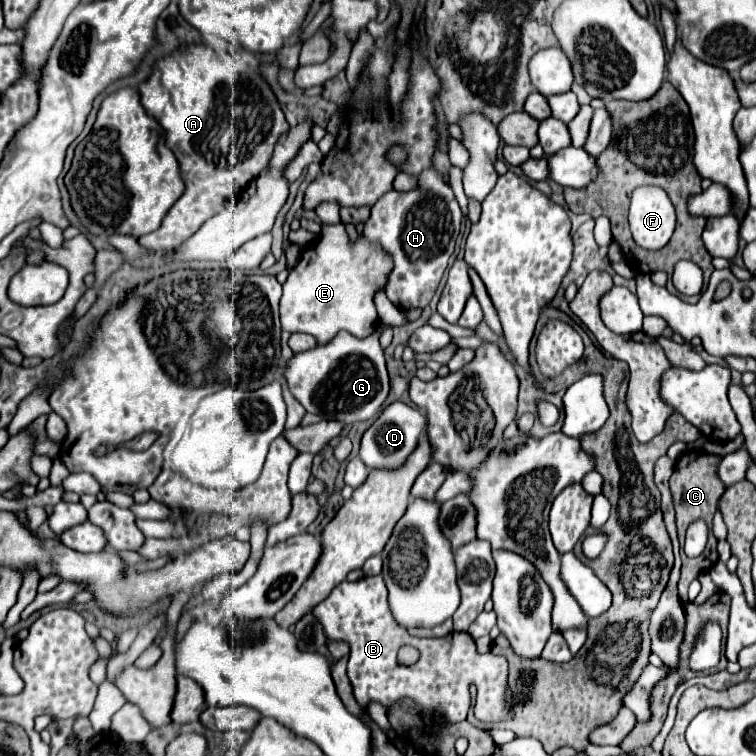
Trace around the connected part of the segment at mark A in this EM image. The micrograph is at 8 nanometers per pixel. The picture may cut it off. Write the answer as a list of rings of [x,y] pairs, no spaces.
[[[198,44],[160,60],[152,76],[144,84],[140,84],[140,102],[144,110],[162,126],[166,144],[174,152],[180,164],[182,180],[186,184],[184,194],[168,210],[160,228],[138,238],[140,246],[150,250],[178,248],[184,240],[196,234],[208,218],[220,214],[230,204],[236,204],[246,184],[266,168],[268,160],[272,158],[272,150],[278,136],[284,134],[290,126],[270,86],[258,74],[258,66],[260,62],[256,60],[256,56],[252,56],[252,52],[228,52],[226,48]]]

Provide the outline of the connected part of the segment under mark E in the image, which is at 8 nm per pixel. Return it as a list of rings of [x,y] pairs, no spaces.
[[[342,222],[322,224],[318,240],[302,250],[300,262],[290,270],[288,280],[282,286],[282,328],[288,332],[312,334],[318,344],[326,344],[340,330],[348,330],[352,336],[366,338],[374,332],[378,320],[374,294],[384,290],[392,268],[394,264],[390,254],[378,242],[368,240],[362,234],[358,234],[358,238],[352,242]]]

